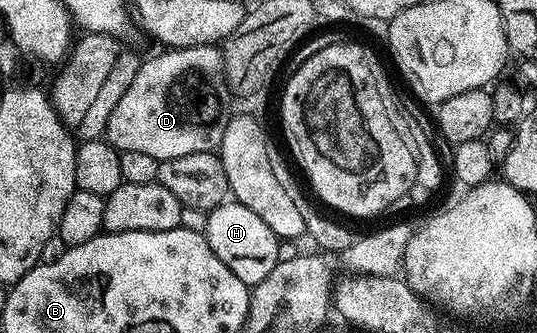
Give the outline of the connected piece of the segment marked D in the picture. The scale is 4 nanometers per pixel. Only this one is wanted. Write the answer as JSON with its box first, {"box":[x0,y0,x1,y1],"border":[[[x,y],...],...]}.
{"box":[107,43,225,159],"border":[[[198,43],[191,47],[177,47],[164,51],[157,59],[144,59],[130,89],[122,93],[122,101],[110,113],[107,142],[117,151],[147,153],[155,159],[173,159],[186,153],[212,151],[224,136],[225,120],[220,119],[220,87],[222,91],[223,56],[219,46]]]}

